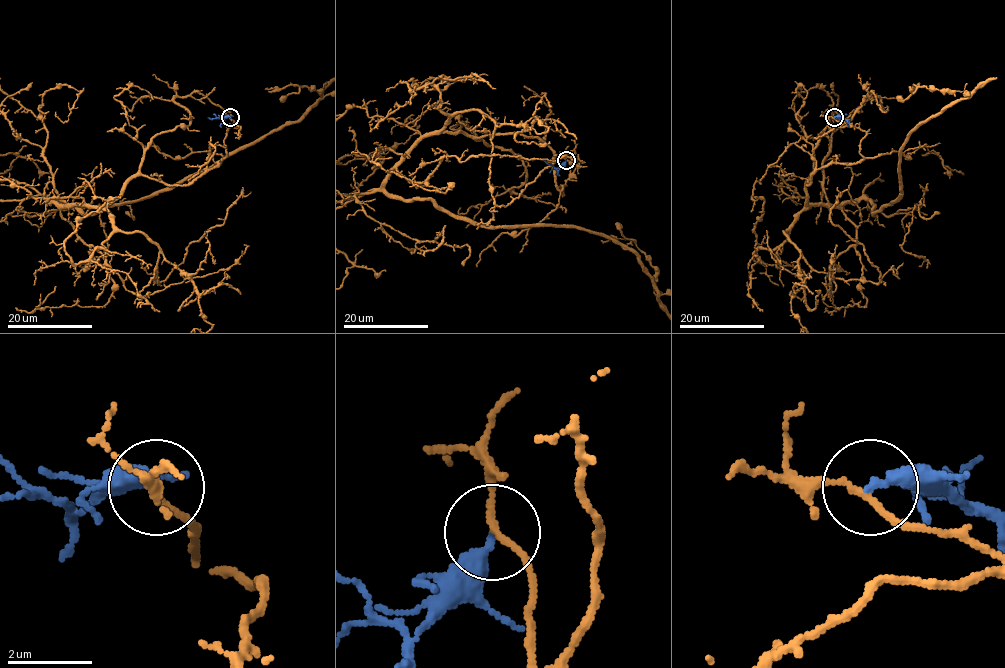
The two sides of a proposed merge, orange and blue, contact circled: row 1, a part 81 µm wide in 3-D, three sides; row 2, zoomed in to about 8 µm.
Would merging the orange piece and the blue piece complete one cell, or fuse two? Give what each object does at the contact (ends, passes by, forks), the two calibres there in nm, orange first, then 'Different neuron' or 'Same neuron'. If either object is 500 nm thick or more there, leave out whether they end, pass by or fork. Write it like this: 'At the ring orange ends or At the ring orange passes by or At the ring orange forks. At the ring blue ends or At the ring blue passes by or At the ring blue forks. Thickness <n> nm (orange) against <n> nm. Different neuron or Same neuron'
At the ring orange passes by. At the ring blue ends. Thickness 140 nm (orange) against 280 nm. Different neuron

